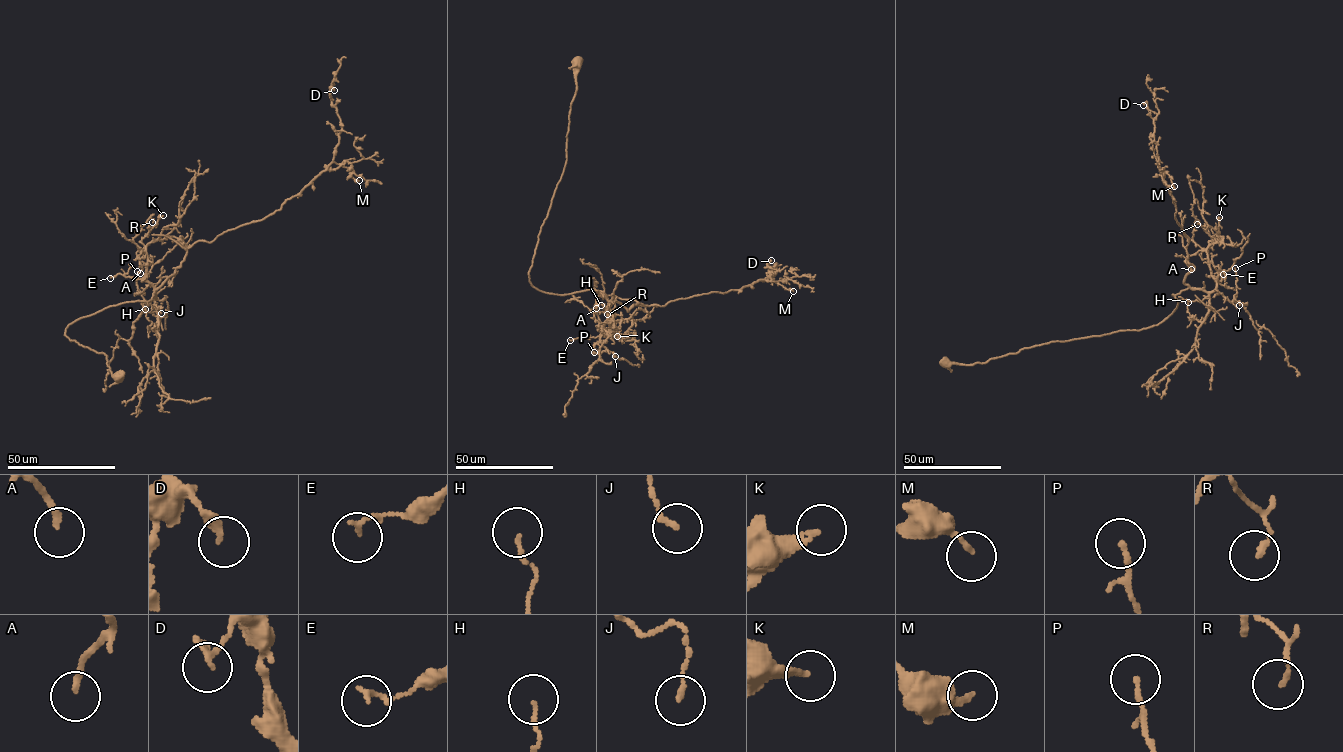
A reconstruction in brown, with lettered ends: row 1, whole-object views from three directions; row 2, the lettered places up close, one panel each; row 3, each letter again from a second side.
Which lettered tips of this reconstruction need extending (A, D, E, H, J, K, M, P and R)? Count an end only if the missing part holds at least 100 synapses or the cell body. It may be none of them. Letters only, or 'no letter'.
no letter

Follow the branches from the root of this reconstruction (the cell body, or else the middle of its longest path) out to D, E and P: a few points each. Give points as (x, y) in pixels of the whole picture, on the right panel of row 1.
D: (944, 363), (1149, 328), (1176, 308), (1172, 294), (1188, 287), (1194, 267), (1161, 174), (1157, 114), (1143, 105)
E: (944, 363), (984, 363), (1052, 341), (1149, 328), (1176, 308), (1172, 294), (1212, 291), (1213, 277), (1223, 274)
P: (944, 363), (1149, 328), (1188, 288), (1233, 301), (1235, 268)

